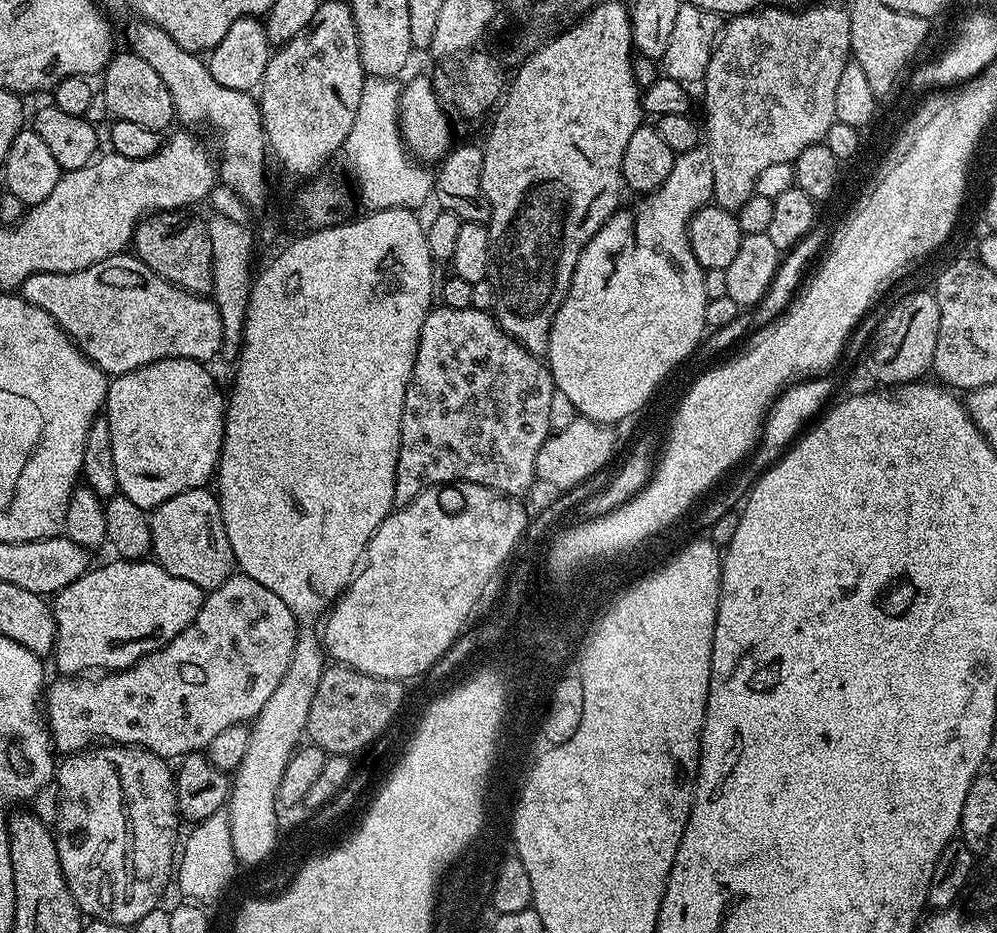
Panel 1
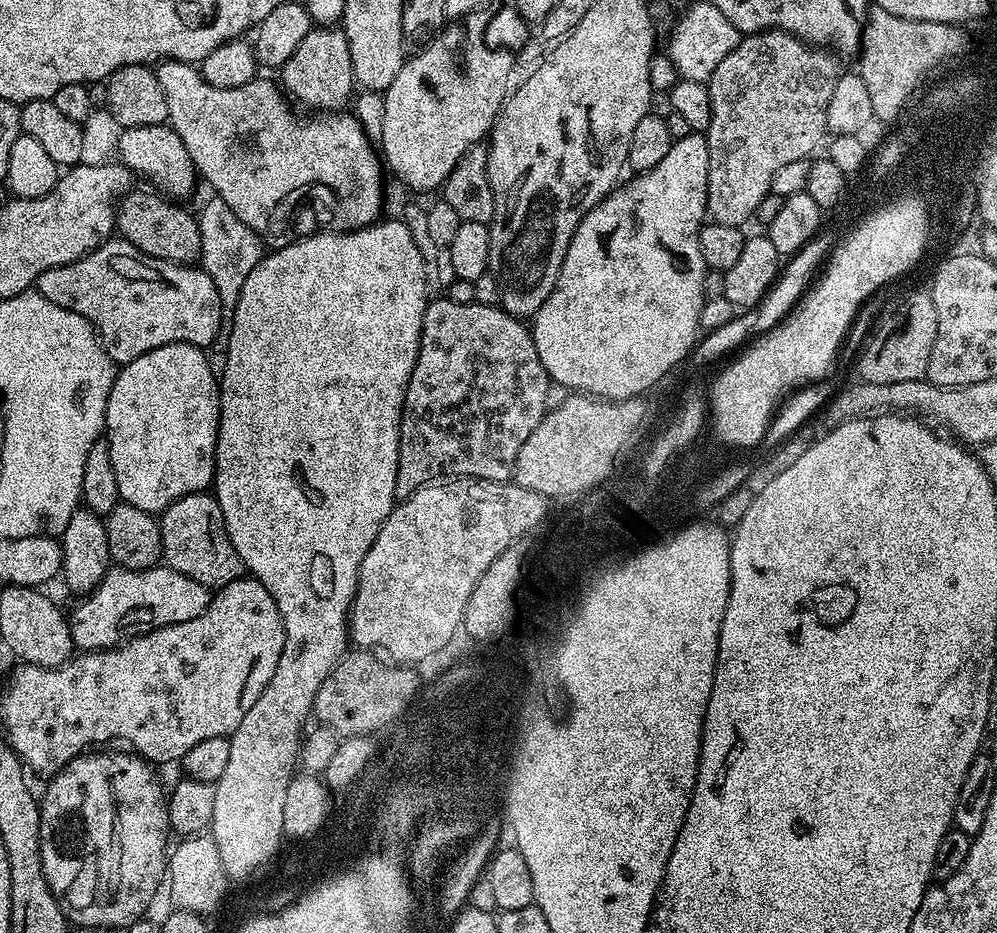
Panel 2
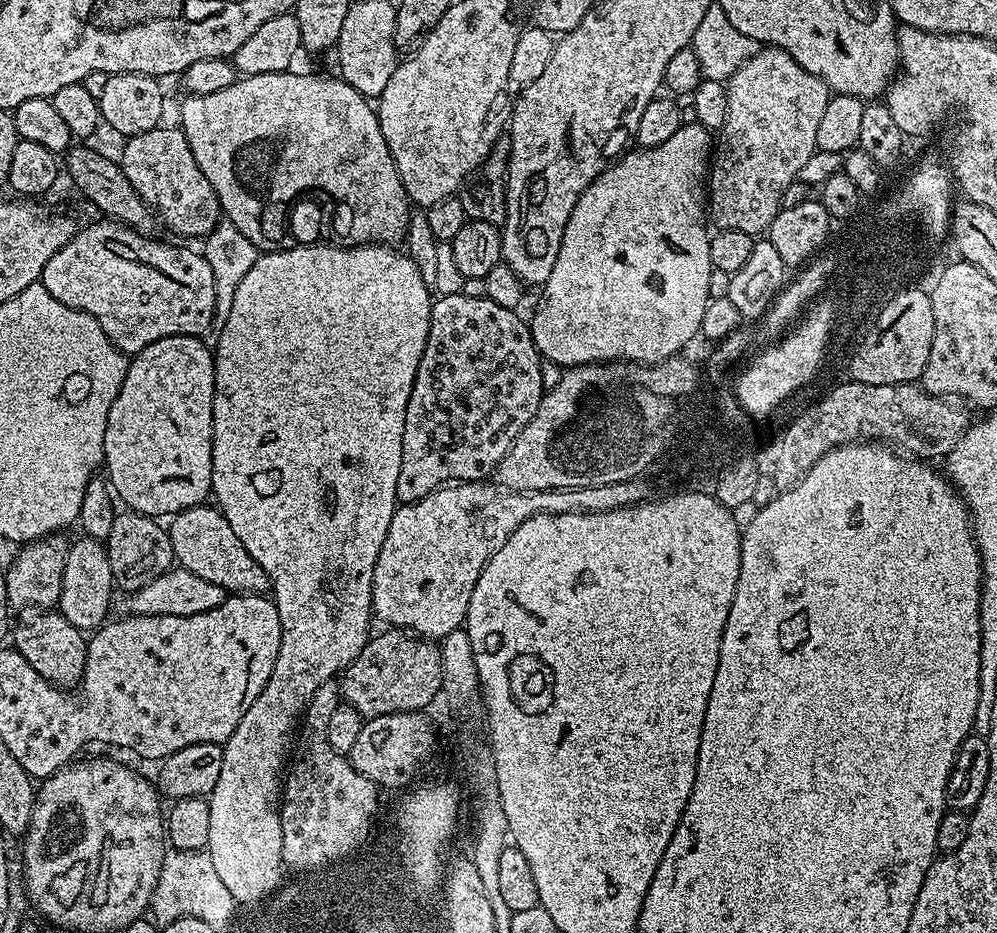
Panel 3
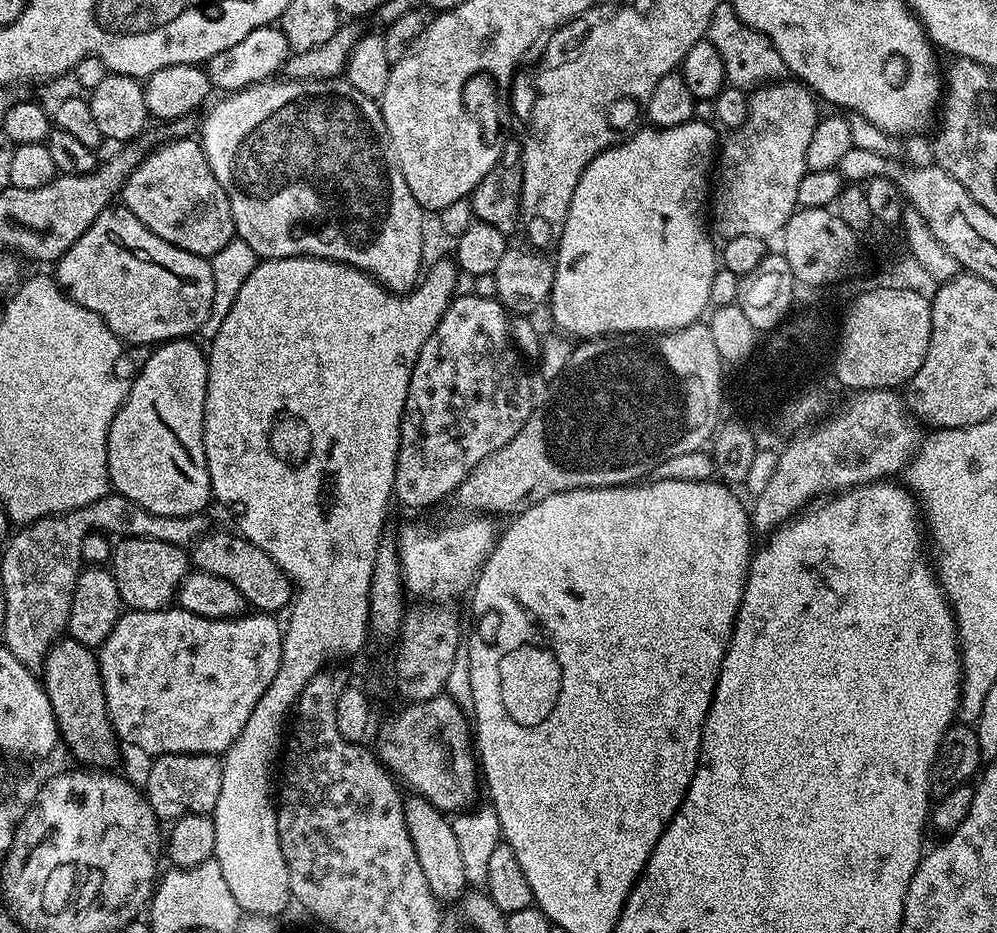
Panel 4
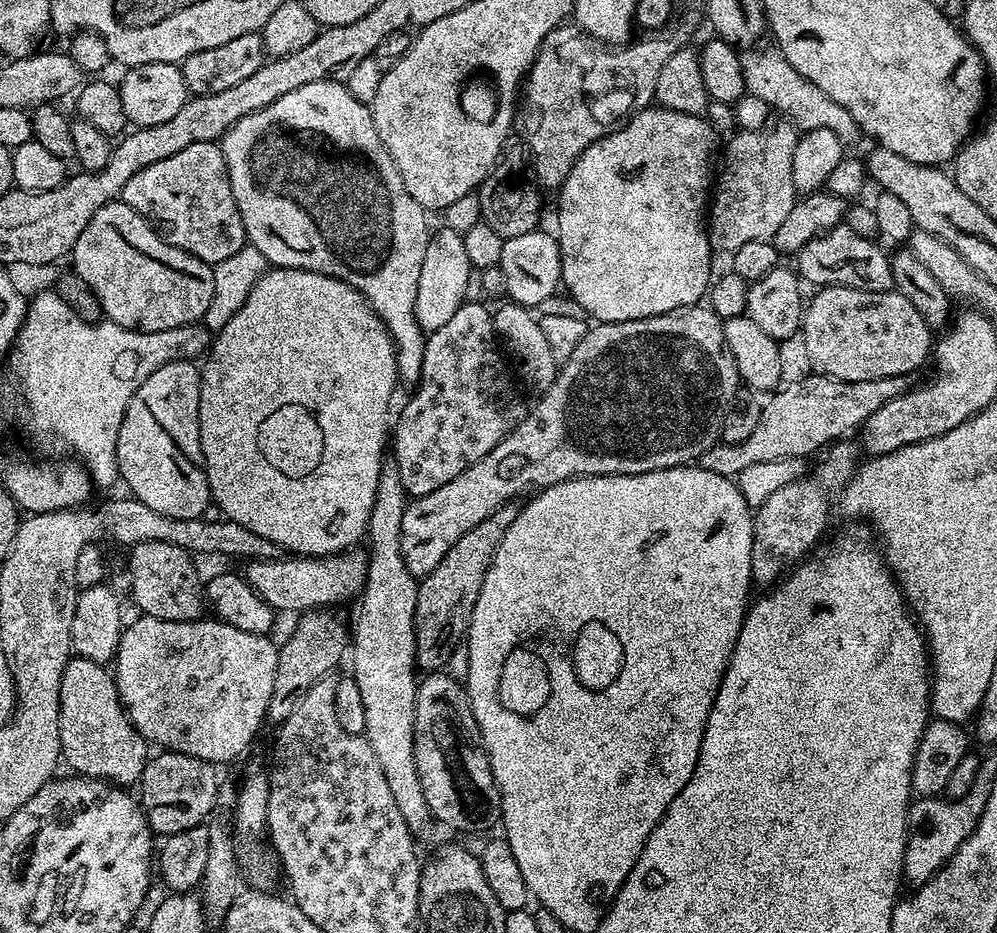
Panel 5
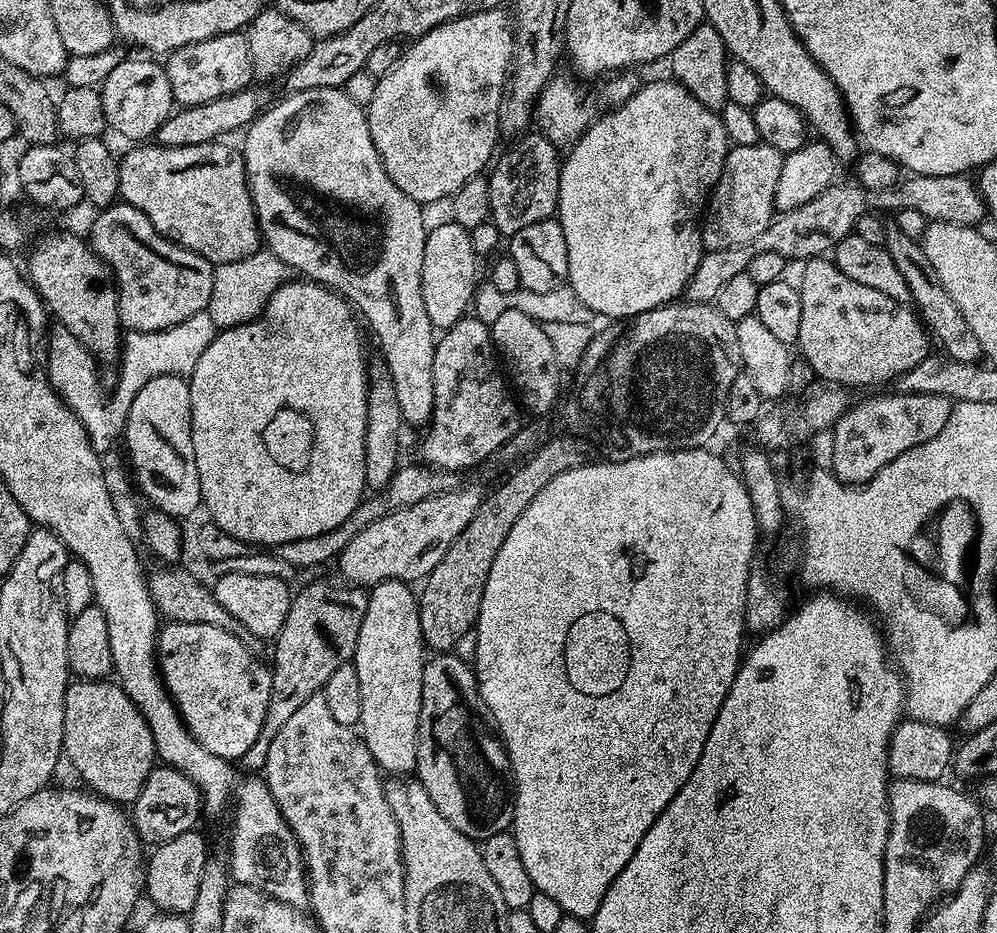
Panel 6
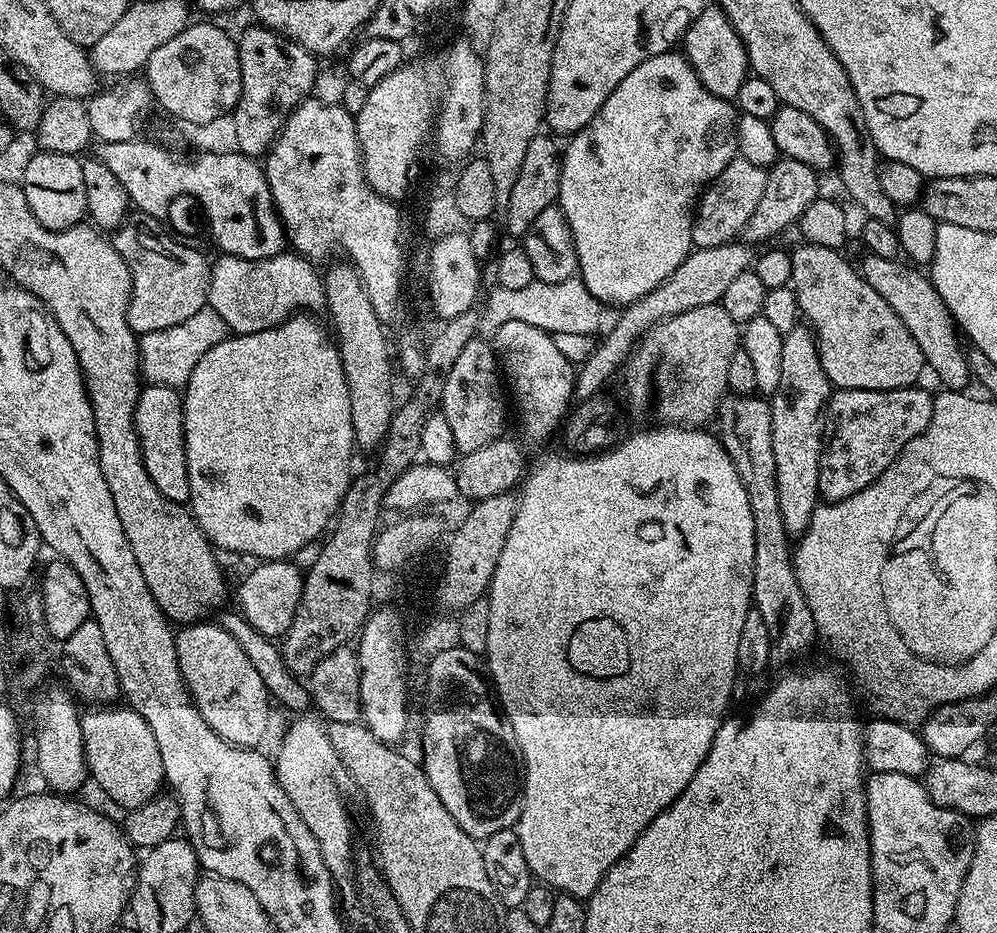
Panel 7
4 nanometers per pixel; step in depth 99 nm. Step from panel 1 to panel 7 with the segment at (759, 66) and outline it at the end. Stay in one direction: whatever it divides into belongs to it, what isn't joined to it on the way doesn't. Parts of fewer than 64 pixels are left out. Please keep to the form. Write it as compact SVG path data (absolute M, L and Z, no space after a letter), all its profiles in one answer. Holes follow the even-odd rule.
M737 158L724 165L724 168L718 174L718 178L704 189L694 209L692 218L693 245L696 248L716 247L735 241L743 233L746 222L750 222L750 217L754 214L754 209L758 207L758 202L762 202L762 194L766 194L767 181L767 171L754 166L754 162L746 162Z

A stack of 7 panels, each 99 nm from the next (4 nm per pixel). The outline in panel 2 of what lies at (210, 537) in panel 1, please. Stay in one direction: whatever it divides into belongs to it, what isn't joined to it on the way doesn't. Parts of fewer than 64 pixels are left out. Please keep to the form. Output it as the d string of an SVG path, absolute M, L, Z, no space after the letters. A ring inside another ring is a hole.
M191 492L164 509L158 523L163 563L178 574L186 574L186 578L202 582L202 586L209 590L225 588L230 582L245 575L244 563L234 550L234 542L230 542L230 534L224 525L222 510L215 495Z

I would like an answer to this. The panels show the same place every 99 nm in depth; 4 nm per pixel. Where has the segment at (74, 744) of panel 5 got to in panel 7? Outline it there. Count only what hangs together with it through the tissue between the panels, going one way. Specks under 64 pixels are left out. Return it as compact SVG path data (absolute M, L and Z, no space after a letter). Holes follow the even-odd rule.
M96 706L80 717L84 757L89 777L124 810L131 810L161 795L166 781L158 742L150 734L146 718L130 706Z

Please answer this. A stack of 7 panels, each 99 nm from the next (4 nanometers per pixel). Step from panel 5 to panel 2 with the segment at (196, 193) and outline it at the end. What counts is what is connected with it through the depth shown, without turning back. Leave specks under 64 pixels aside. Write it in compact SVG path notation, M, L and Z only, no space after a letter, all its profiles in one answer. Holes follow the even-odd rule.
M167 123L155 124L154 126L134 126L124 128L121 137L118 138L116 155L119 163L123 164L129 172L145 176L153 180L165 197L180 198L176 196L188 196L198 184L198 173L182 138Z

